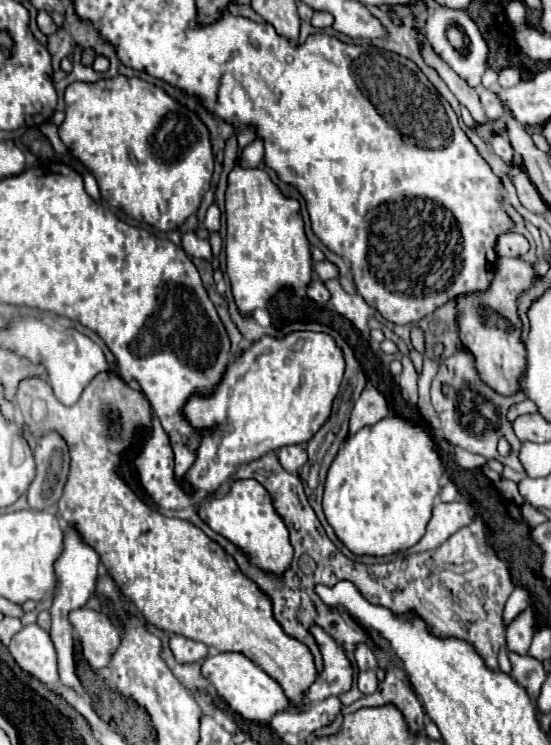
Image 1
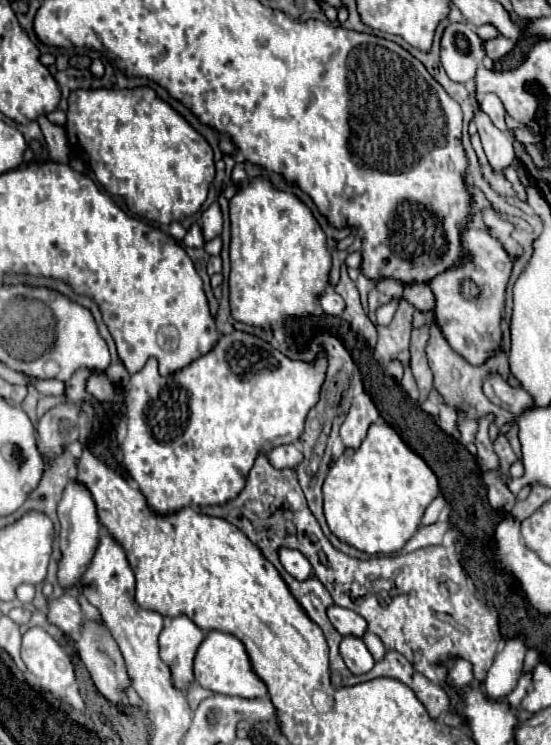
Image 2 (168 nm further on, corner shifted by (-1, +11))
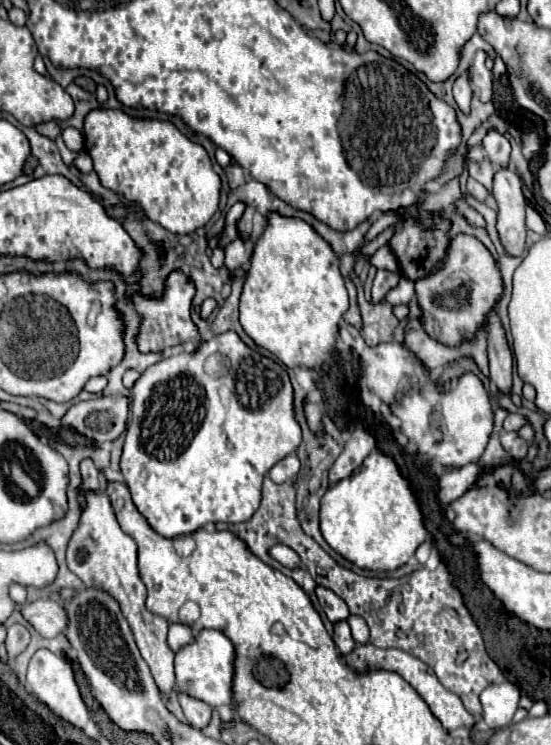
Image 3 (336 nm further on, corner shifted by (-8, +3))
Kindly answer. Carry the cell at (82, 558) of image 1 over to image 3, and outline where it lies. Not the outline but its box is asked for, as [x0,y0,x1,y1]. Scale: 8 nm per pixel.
[79,459,103,505]

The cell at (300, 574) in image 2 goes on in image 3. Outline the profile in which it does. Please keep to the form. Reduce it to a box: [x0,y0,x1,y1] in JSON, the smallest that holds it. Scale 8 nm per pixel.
[269,545,299,569]

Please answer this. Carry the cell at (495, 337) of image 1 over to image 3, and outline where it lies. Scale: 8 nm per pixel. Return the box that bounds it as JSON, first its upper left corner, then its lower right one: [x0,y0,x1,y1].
[415,235,503,345]

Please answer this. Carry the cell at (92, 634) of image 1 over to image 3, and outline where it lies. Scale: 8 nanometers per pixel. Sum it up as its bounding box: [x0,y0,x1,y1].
[15,599,67,637]

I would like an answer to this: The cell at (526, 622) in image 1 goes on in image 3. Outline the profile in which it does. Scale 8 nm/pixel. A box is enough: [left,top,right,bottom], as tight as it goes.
[481,681,519,729]

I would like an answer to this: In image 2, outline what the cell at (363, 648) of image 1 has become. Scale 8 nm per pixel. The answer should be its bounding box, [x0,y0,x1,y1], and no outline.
[328,605,368,639]

